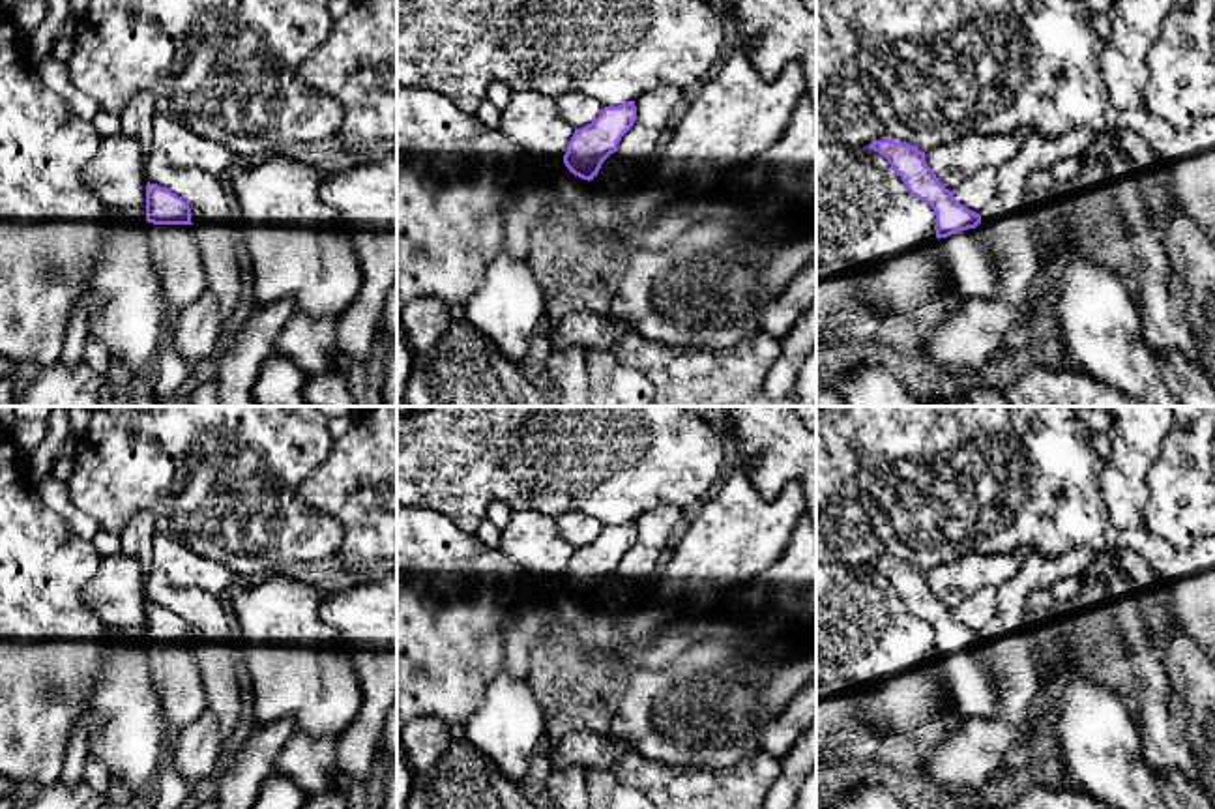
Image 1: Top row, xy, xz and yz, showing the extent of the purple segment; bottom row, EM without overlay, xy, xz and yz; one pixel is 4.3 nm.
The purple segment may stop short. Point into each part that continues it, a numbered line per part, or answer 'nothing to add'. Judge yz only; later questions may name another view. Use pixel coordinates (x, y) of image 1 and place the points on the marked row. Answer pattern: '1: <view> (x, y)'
1: yz (972, 266)

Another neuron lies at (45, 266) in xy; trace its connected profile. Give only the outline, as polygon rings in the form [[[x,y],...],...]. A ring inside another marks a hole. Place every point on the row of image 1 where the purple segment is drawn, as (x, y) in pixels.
[[[0,9],[0,356],[43,371],[60,361],[69,316],[90,287],[107,210],[84,182],[84,165],[101,135],[22,60],[22,34],[11,13]]]

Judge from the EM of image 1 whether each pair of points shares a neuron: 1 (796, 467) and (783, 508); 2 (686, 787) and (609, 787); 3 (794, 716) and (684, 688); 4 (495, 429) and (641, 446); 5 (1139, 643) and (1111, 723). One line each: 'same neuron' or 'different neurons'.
1: different neurons
2: different neurons
3: different neurons
4: same neuron
5: different neurons

